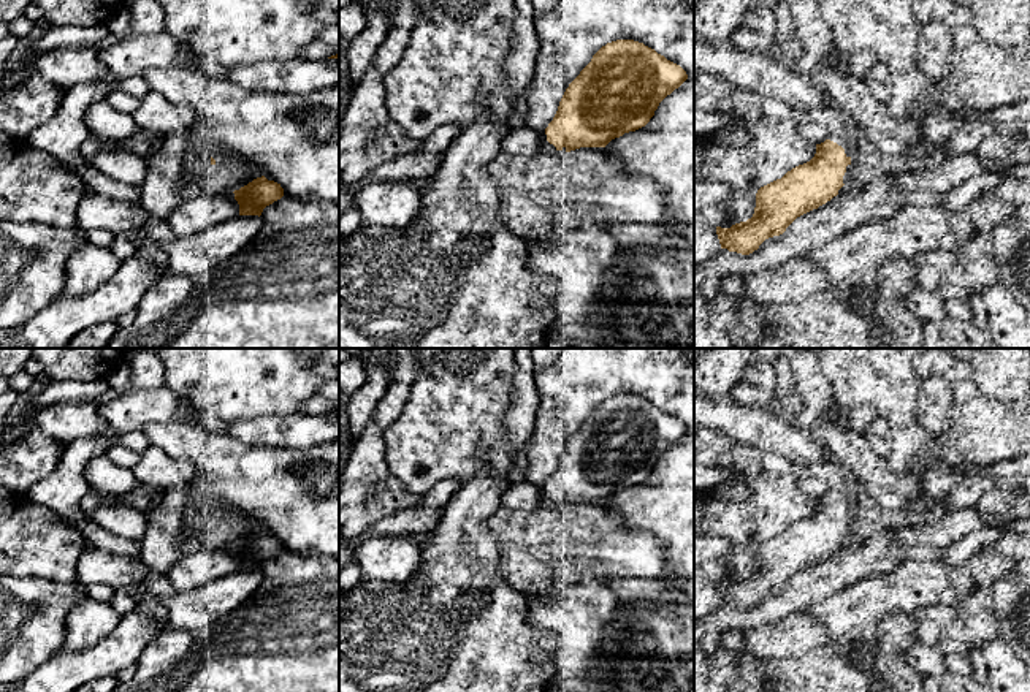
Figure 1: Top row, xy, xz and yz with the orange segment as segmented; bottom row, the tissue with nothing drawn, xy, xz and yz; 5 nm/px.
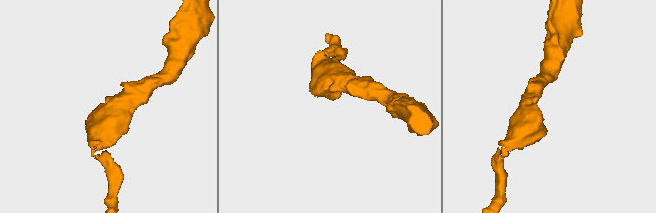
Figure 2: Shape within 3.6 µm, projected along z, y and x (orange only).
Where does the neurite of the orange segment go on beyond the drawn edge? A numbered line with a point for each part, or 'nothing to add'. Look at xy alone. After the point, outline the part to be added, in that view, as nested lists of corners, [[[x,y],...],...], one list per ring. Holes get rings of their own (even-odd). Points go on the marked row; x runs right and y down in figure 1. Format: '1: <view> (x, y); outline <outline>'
nothing to add

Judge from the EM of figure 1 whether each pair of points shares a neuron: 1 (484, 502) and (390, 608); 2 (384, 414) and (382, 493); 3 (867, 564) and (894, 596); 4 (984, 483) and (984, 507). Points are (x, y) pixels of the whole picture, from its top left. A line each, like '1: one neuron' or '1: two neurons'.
1: one neuron
2: one neuron
3: two neurons
4: two neurons

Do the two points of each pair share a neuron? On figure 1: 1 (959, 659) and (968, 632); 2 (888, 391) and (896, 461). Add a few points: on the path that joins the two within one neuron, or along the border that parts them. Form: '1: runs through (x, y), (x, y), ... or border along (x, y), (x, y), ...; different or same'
1: border along (956, 648), (946, 656); different
2: runs through (897, 409), (899, 444); same

